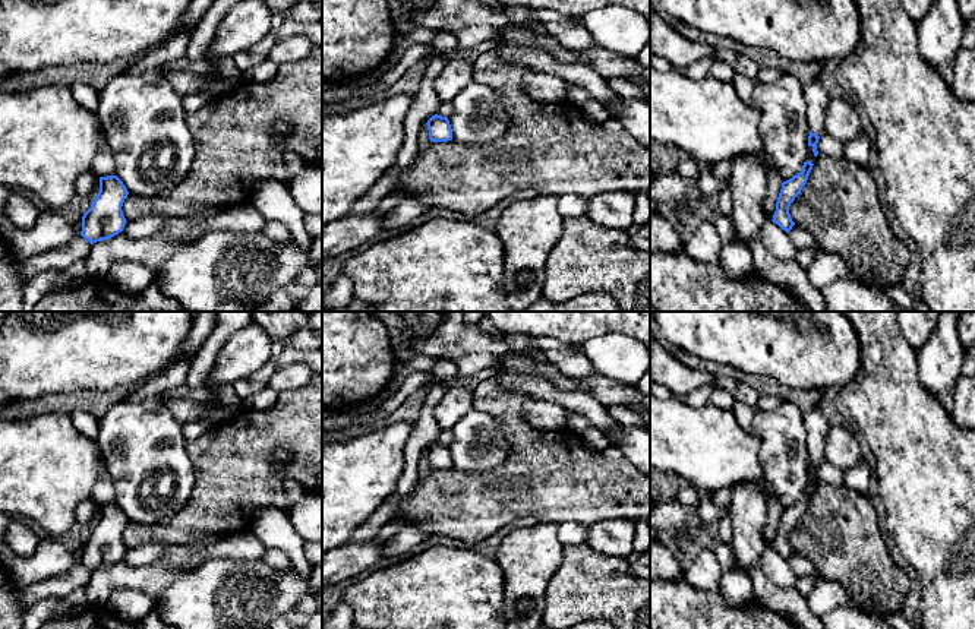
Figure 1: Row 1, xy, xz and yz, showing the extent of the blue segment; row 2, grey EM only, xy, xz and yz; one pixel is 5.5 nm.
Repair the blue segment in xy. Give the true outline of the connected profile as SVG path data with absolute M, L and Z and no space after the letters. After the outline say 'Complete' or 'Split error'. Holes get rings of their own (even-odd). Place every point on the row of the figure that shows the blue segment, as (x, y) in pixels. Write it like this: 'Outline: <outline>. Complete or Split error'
Outline: M117 176L100 177L100 192L82 216L81 236L91 244L123 231L126 218L122 206L129 192Z. Complete

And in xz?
Outline: M435 114L427 120L426 124L427 124L430 142L452 140L452 129L451 129L448 117Z. Complete

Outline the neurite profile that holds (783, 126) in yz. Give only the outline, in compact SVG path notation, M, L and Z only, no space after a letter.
M783 75L772 83L757 82L751 104L761 113L761 165L767 174L777 173L786 181L801 173L808 157L804 86L793 75Z

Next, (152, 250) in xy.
M123 233L91 244L85 259L91 278L104 279L110 265L116 260L130 260L155 271L165 259L190 244L192 240L174 240L164 233L154 233L145 238L130 238Z

